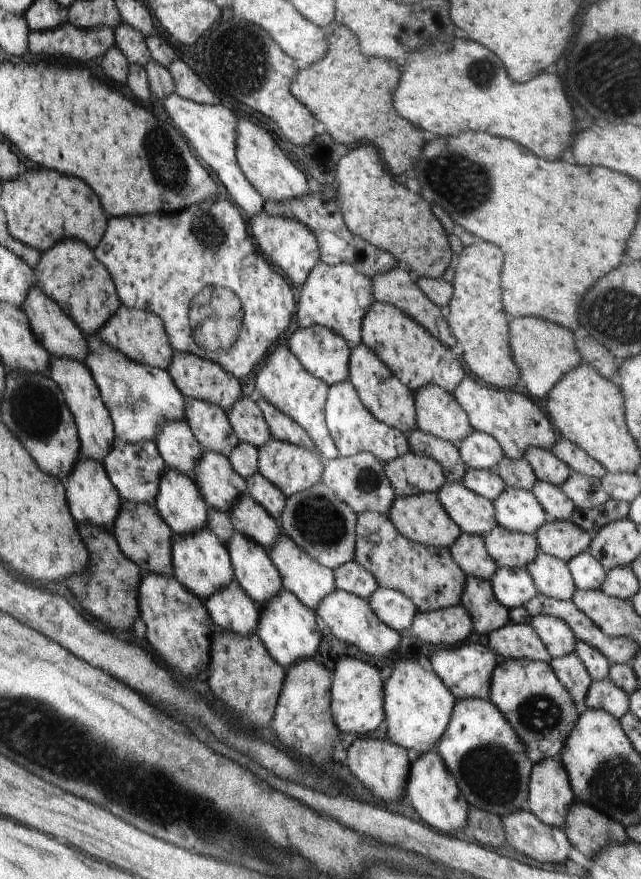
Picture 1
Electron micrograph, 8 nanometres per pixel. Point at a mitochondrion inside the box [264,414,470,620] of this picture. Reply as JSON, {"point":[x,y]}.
{"point":[318,520]}

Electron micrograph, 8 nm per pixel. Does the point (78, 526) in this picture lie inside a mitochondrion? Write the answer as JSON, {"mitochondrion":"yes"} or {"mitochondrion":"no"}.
{"mitochondrion":"no"}

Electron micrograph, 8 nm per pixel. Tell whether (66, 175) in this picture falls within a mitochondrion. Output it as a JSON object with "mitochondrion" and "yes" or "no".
{"mitochondrion":"no"}

